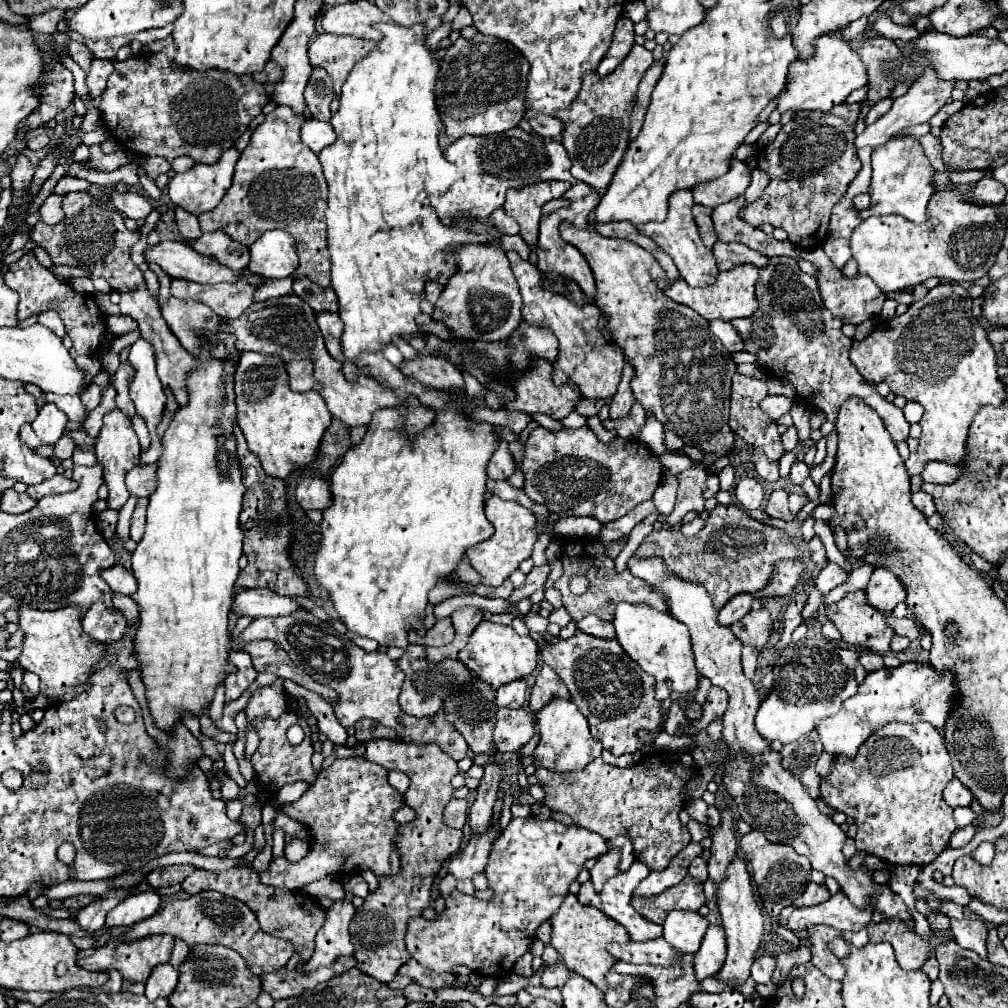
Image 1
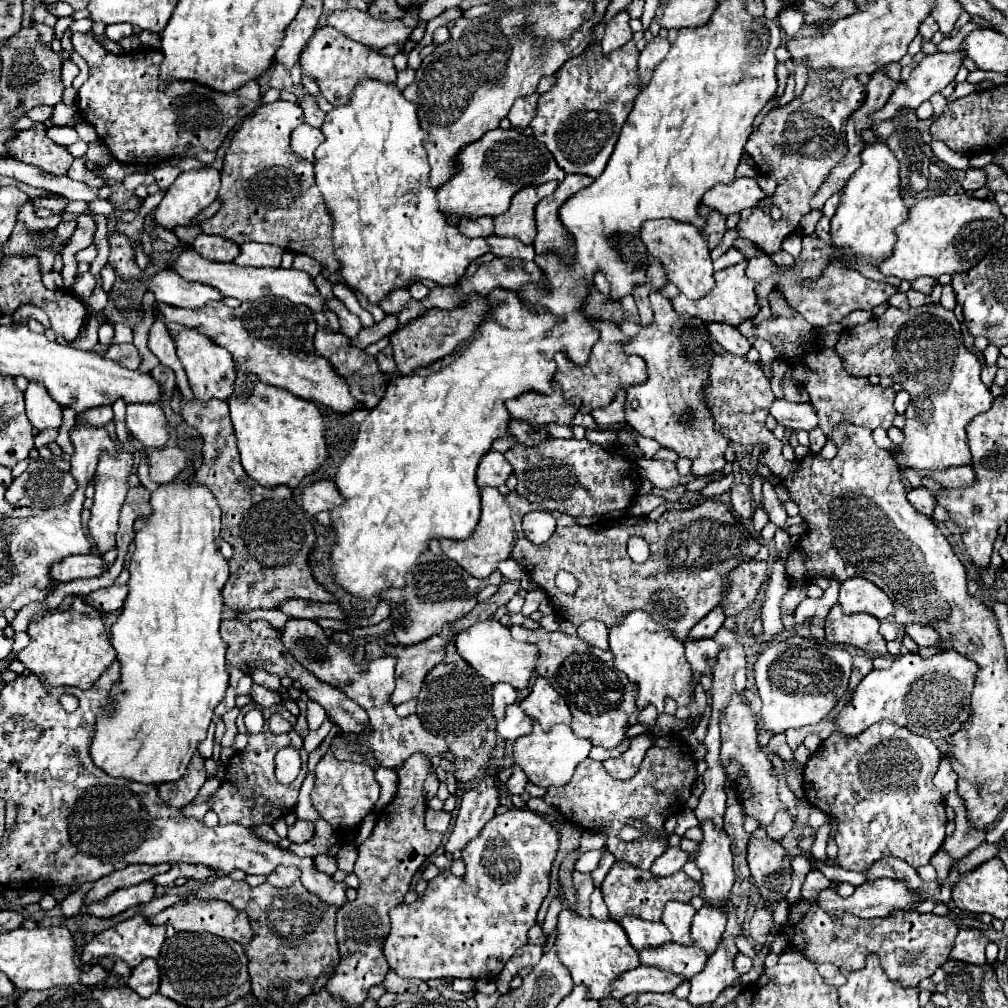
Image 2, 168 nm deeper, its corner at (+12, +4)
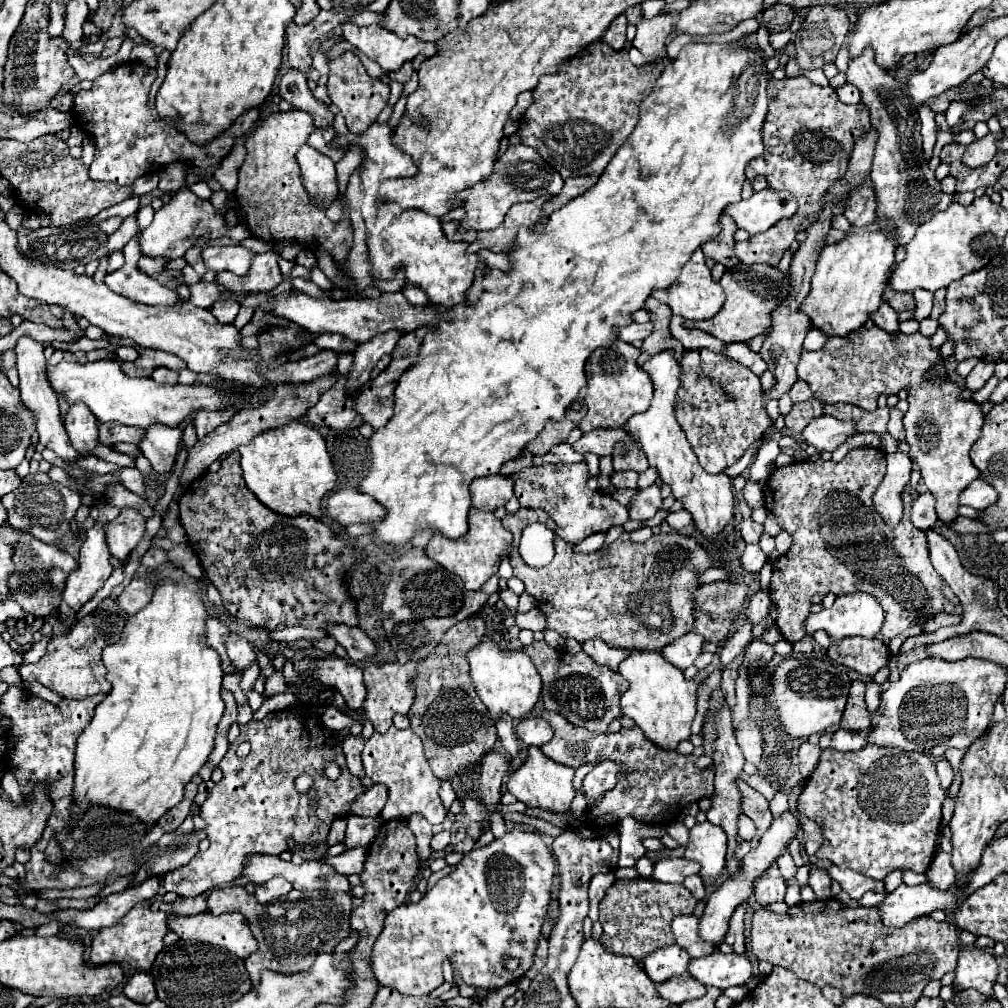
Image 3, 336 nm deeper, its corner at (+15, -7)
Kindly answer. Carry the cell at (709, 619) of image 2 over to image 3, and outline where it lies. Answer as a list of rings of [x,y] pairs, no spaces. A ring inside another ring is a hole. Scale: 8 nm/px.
[[[687,632],[685,636],[673,640],[673,644],[667,644],[661,654],[665,654],[665,660],[669,660],[673,666],[685,670],[695,662],[695,658],[701,654],[703,640],[699,634]]]

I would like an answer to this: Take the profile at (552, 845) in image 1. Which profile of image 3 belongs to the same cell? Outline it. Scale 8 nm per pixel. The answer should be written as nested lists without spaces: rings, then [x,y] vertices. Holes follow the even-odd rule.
[[[511,830],[503,838],[493,840],[489,846],[473,848],[449,876],[441,878],[437,886],[421,898],[421,902],[401,904],[389,912],[385,918],[385,928],[371,952],[371,964],[377,982],[381,986],[397,988],[401,994],[425,996],[443,984],[443,960],[453,960],[465,984],[475,988],[495,990],[517,982],[533,966],[533,954],[551,902],[553,874],[553,852],[543,842],[541,834]],[[503,956],[519,958],[519,968],[515,972],[507,972],[503,968]]]

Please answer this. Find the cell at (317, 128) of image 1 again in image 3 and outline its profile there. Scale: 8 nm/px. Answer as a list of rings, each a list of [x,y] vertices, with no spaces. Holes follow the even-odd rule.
[[[303,146],[299,150],[297,162],[301,168],[301,180],[305,184],[305,190],[309,192],[309,198],[317,200],[321,208],[329,208],[339,194],[335,162],[311,146]]]

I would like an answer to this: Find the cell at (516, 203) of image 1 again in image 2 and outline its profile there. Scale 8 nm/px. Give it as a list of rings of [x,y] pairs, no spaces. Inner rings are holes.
[[[542,183],[534,187],[524,187],[510,201],[510,209],[498,217],[494,217],[494,233],[500,237],[516,237],[522,243],[530,245],[536,237],[534,223],[534,207],[542,197],[548,197],[556,191],[558,183]]]

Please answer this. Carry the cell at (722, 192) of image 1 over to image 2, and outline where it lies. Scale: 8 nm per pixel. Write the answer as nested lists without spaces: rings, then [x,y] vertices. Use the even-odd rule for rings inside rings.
[[[738,177],[728,185],[712,187],[702,197],[702,203],[724,215],[730,215],[730,213],[738,213],[746,207],[754,207],[760,199],[764,199],[764,193],[758,187],[756,179]]]

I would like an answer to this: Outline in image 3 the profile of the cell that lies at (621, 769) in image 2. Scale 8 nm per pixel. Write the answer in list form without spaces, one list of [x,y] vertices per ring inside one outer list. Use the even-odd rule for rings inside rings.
[[[603,760],[601,764],[597,764],[583,780],[583,790],[587,796],[587,804],[595,806],[597,802],[601,802],[603,794],[609,792],[611,788],[615,788],[617,784],[617,772],[619,772],[621,764],[619,762],[609,762]]]

